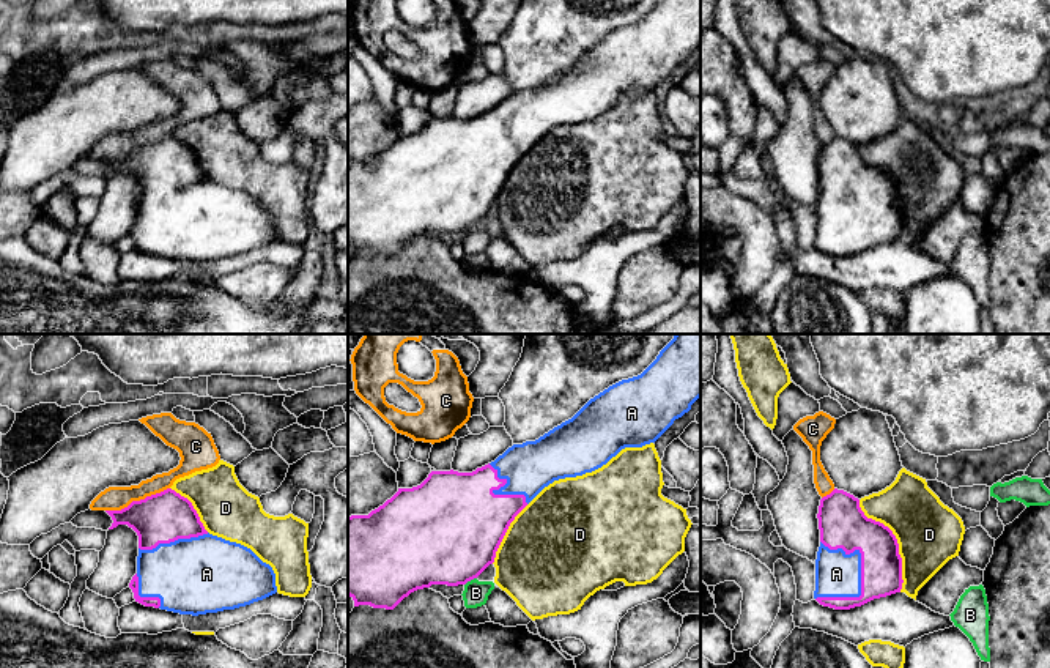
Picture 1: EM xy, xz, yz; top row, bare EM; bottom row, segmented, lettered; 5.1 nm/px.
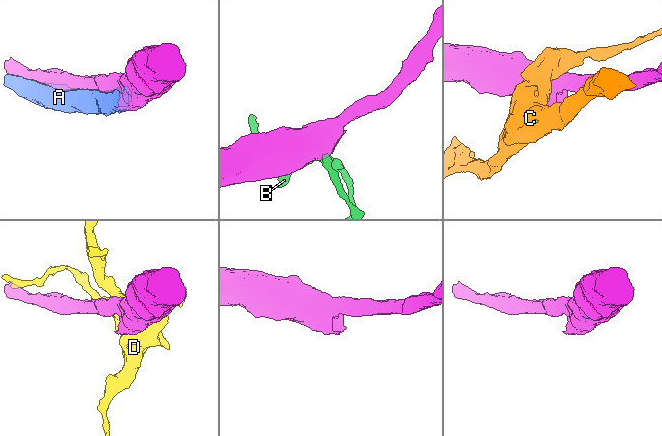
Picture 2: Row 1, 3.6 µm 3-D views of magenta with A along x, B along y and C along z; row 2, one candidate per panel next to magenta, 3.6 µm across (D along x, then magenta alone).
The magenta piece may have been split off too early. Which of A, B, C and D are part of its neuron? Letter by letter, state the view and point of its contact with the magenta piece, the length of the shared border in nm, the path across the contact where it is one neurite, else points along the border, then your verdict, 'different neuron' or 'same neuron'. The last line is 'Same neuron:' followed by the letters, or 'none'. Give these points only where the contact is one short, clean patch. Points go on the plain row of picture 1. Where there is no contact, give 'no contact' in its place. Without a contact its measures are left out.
A: meets magenta in yz at (861, 204); contact 360 nm long; same neuron
B: meets magenta in xz at (469, 227); contact 80 nm long; different neuron
C: meets magenta in xy at (137, 148); contact 340 nm long; border along xy (169, 134), (133, 147), (120, 156), (106, 158); different neuron
D: meets magenta in yz at (896, 188); contact 500 nm long; different neuron
Same neuron: A

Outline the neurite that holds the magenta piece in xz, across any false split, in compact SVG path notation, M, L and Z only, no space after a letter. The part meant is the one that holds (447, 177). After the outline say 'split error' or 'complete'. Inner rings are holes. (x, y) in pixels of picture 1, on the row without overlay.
M660 0L638 24L622 27L590 46L571 66L535 88L513 91L494 109L472 120L431 118L417 134L398 135L368 162L348 164L348 243L354 254L394 257L411 239L431 232L458 233L477 225L494 210L515 164L549 131L592 120L625 95L655 90L701 44L701 0Z; split error

